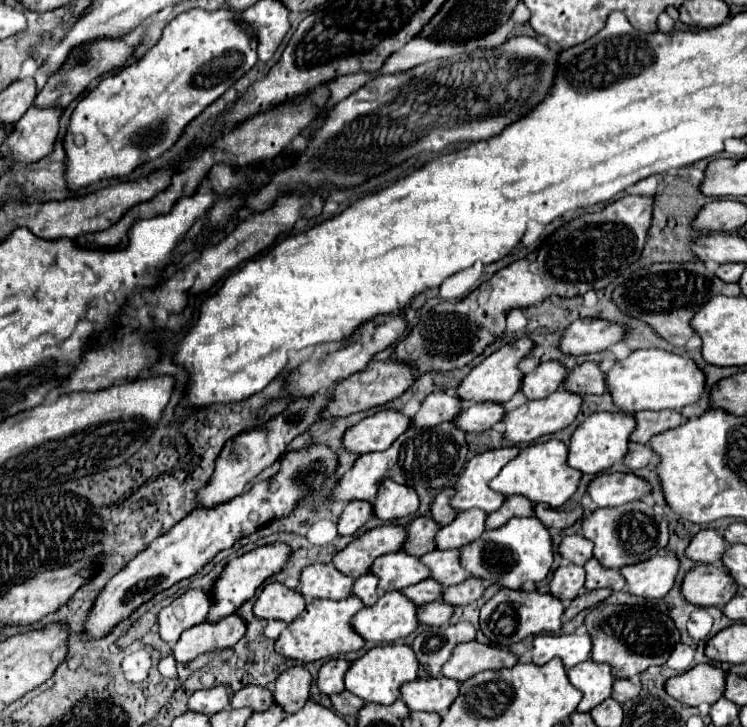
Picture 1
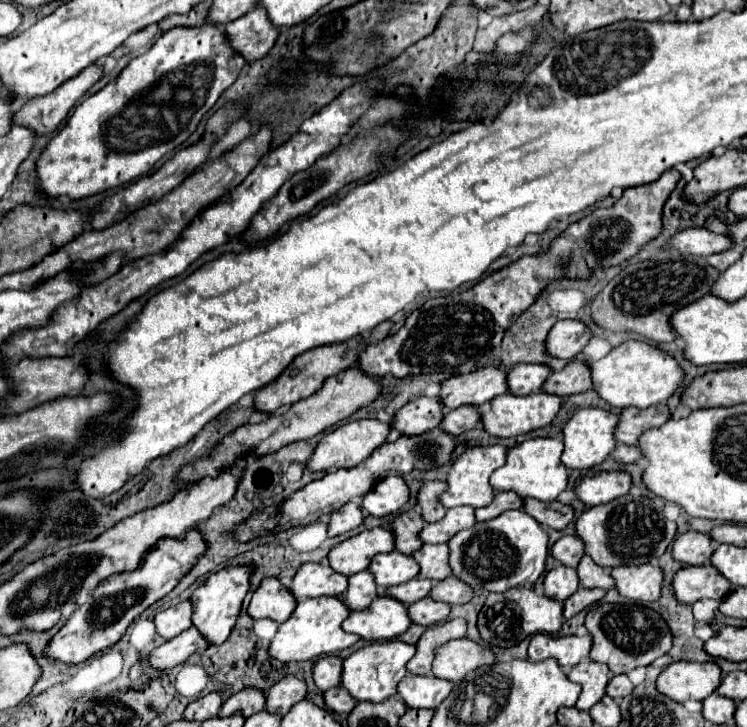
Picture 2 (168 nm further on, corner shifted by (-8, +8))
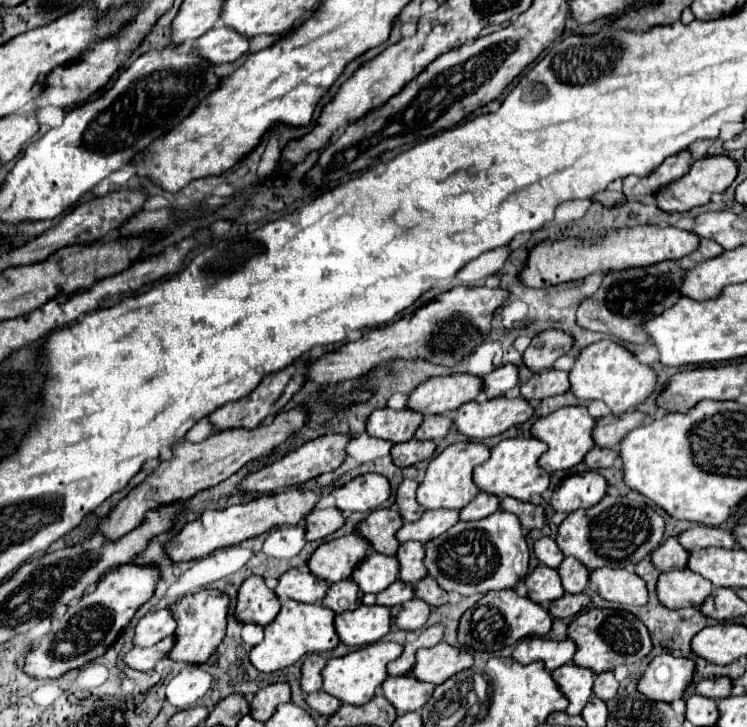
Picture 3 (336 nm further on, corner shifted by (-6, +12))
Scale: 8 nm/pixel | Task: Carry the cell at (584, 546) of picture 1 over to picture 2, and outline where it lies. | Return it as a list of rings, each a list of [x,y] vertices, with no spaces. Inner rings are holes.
[[[563,536],[551,546],[551,556],[561,564],[575,568],[583,556],[583,542],[577,536]]]

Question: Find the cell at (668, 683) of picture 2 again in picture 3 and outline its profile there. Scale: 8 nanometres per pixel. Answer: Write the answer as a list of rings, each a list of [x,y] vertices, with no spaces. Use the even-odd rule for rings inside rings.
[[[659,654],[651,660],[649,668],[639,680],[639,692],[651,700],[673,702],[683,698],[685,690],[693,682],[697,668],[693,658]]]

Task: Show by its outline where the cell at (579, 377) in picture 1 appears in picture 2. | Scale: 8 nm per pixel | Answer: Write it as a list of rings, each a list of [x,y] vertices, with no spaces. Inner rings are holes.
[[[571,360],[561,372],[551,372],[551,376],[543,384],[543,392],[555,396],[571,396],[579,392],[591,390],[591,374],[589,366],[579,360]]]

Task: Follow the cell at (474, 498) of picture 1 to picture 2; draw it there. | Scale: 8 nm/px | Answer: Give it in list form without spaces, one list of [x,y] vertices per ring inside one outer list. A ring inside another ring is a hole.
[[[501,444],[495,446],[475,446],[475,448],[467,448],[461,456],[457,456],[451,464],[449,464],[449,472],[447,472],[447,490],[437,498],[445,508],[453,508],[453,506],[473,506],[473,508],[481,508],[491,504],[495,490],[489,484],[489,476],[505,464],[505,456],[507,456],[507,448]]]

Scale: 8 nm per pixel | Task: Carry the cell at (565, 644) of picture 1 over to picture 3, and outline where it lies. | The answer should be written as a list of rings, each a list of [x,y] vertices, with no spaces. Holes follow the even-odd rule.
[[[529,636],[519,642],[519,646],[513,652],[513,658],[521,664],[543,660],[547,670],[555,670],[571,662],[575,652],[577,652],[577,644],[569,638],[567,640],[547,640],[547,638]]]

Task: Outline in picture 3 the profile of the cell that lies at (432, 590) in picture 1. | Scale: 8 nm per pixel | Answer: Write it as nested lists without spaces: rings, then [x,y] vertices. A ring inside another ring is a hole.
[[[397,580],[393,582],[389,588],[385,588],[385,592],[377,592],[377,594],[365,594],[363,596],[363,604],[385,604],[385,606],[395,606],[395,604],[403,604],[407,600],[411,600],[415,596],[415,588],[409,582]]]

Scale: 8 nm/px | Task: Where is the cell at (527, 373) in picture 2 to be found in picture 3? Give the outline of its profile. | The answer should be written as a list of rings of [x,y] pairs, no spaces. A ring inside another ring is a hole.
[[[505,364],[499,366],[497,370],[493,370],[491,374],[483,376],[485,382],[485,394],[489,398],[497,398],[503,396],[505,392],[509,392],[511,388],[519,386],[519,368],[515,364]]]

